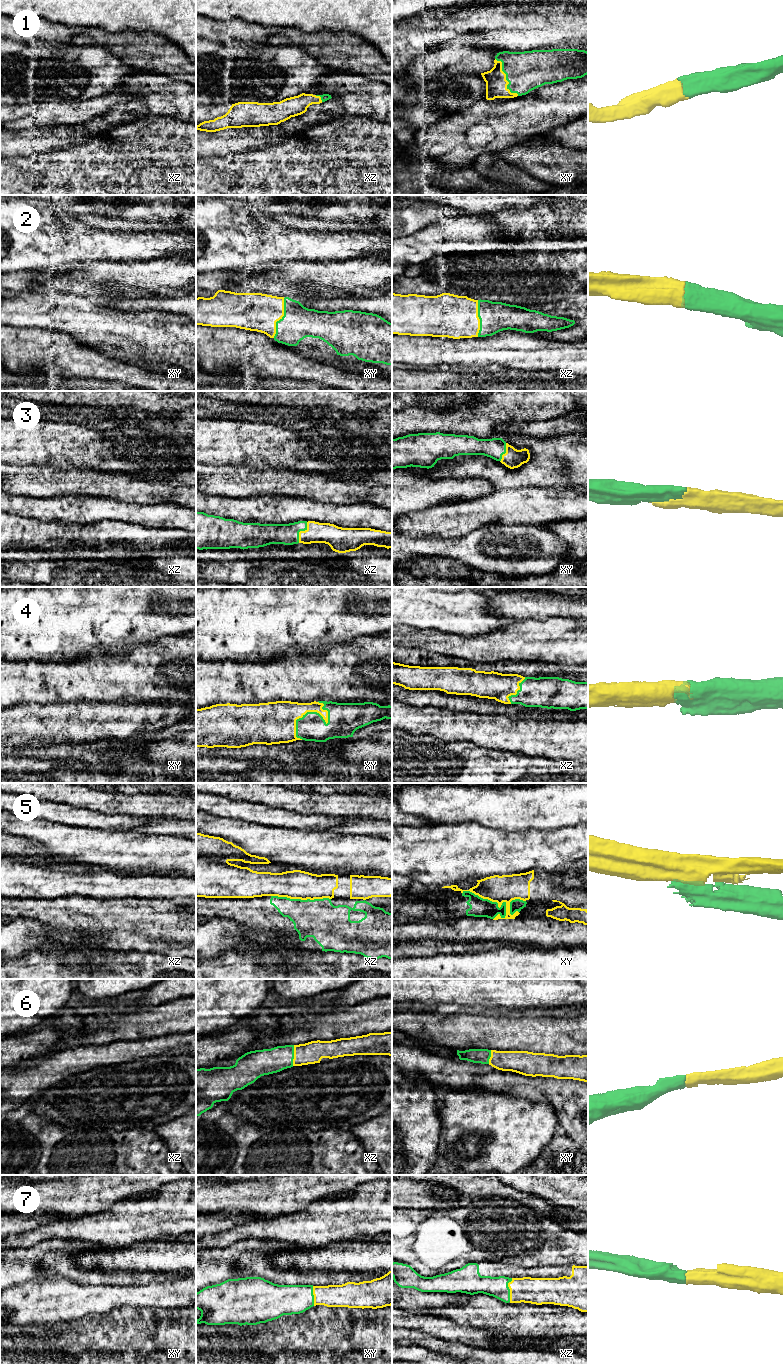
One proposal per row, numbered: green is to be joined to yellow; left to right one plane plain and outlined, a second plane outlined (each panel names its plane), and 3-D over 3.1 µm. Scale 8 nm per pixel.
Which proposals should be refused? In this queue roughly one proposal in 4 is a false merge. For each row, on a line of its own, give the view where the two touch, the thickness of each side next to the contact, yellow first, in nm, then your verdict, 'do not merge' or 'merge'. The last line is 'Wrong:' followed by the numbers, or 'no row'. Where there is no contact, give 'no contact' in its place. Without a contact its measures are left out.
1: xy | 180/320 nm | merge
2: xy | 300/260 nm | merge
3: xz | 170/180 nm | merge
4: xy | 220/260 nm | merge
5: xy | 220/160 nm | do not merge
6: xz | 180/200 nm | merge
7: xz | 220/160 nm | merge
Wrong: 5

